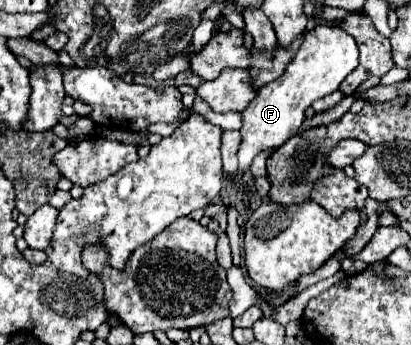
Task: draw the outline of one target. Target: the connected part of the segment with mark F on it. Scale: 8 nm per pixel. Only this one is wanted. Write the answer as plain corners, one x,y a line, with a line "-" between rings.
314,26
310,32
304,34
304,42
300,46
300,50
296,52
294,60
288,64
286,72
276,78
274,82
258,88
256,98
250,102
250,106
242,112
242,142
240,142
240,150
238,150
238,160
240,160
240,170
248,170
254,156
260,154
262,150
270,150
270,148
278,148
282,146
290,136
294,136
298,132
298,128
304,122
304,110
318,98
324,98
328,94
332,94
334,90
338,90
338,86
342,84
342,80
358,66
358,48
354,46
354,38
344,32
342,28
332,28
332,26

